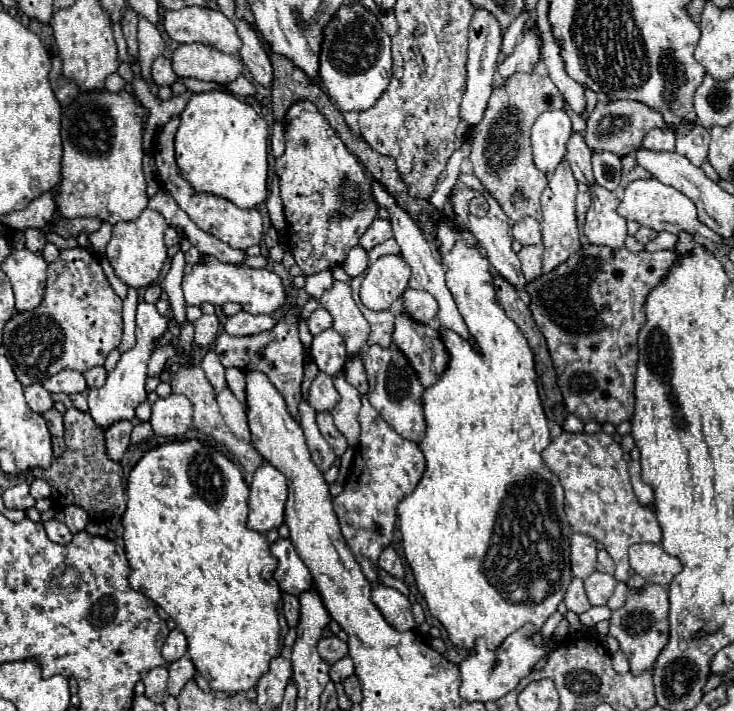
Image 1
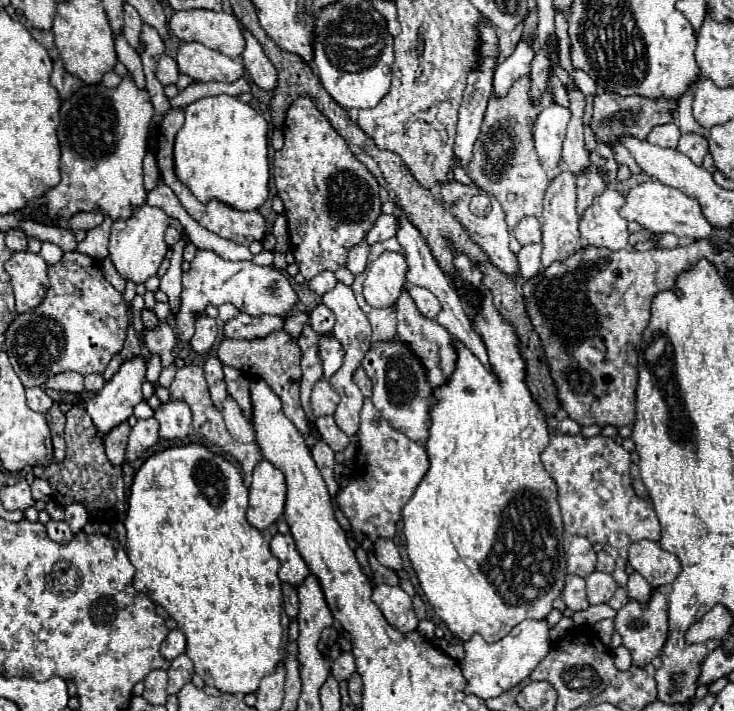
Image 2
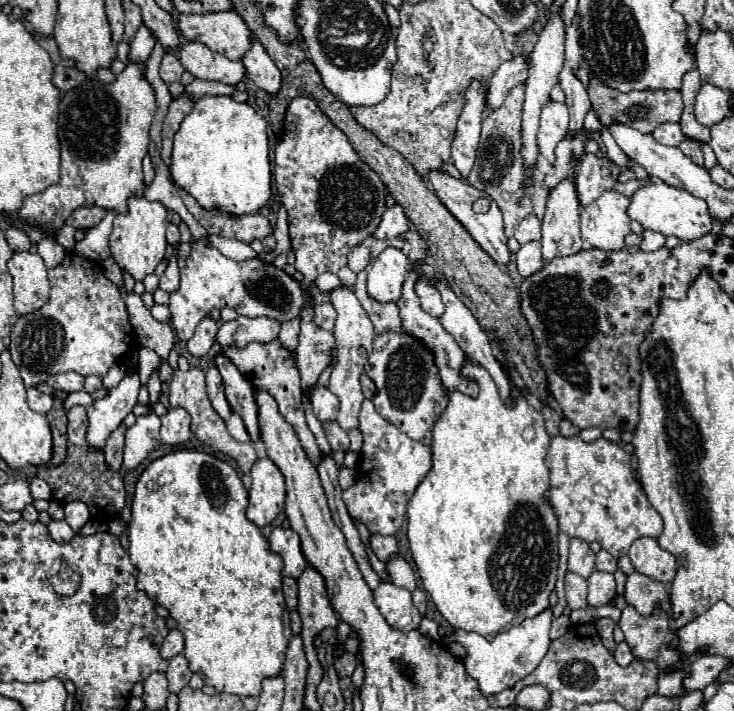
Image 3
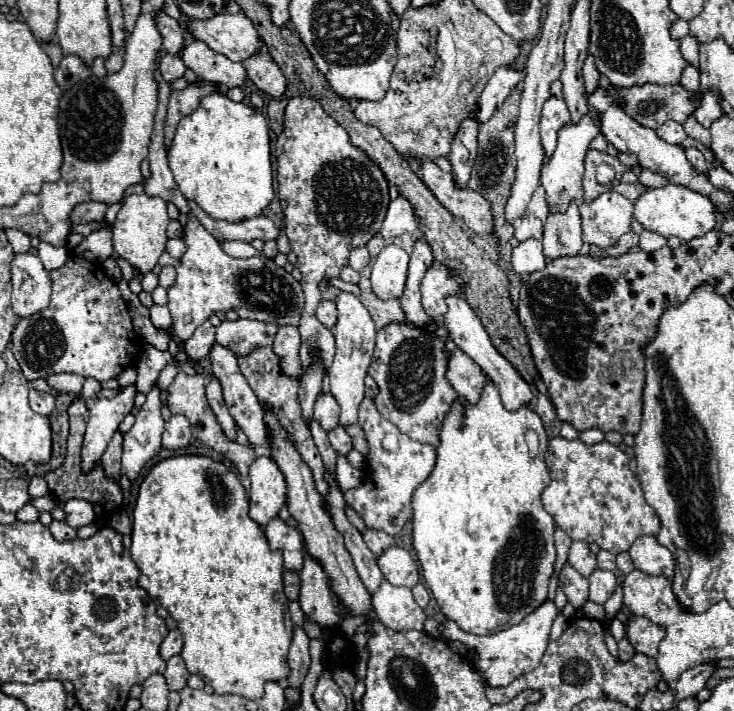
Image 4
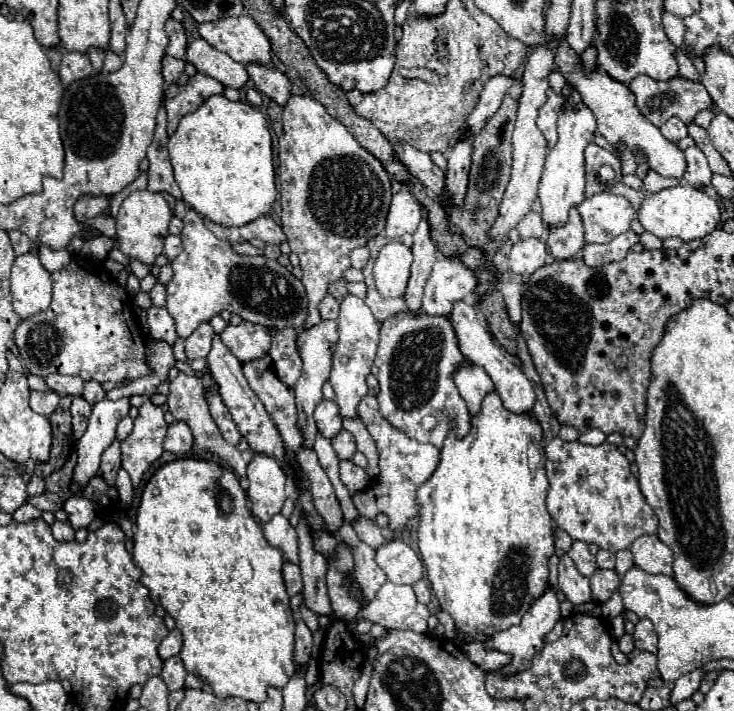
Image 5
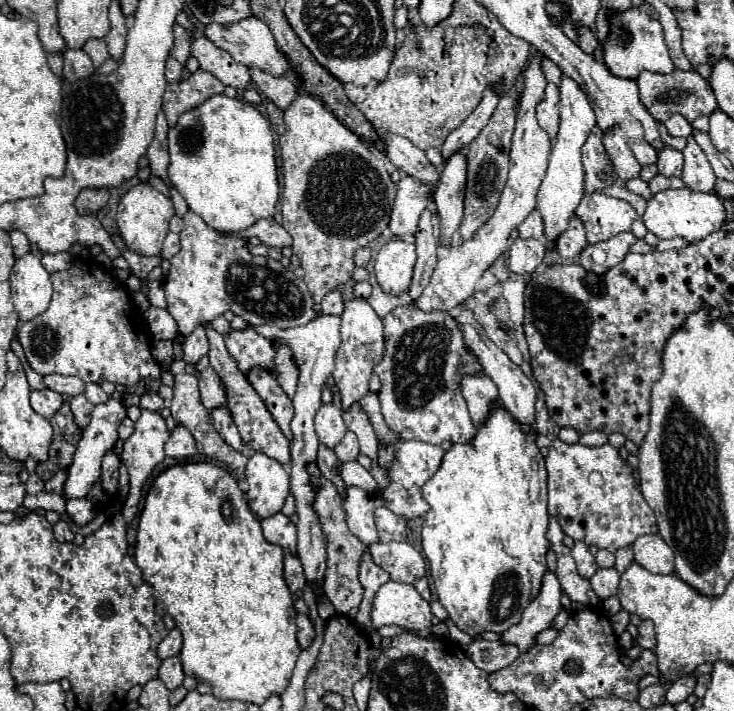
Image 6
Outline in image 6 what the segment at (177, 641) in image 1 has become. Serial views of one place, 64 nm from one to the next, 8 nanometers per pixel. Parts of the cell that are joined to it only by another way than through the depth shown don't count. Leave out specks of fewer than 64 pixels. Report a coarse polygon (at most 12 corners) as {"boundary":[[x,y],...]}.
{"boundary":[[178,628],[158,646],[158,658],[176,656],[182,648],[182,634]]}

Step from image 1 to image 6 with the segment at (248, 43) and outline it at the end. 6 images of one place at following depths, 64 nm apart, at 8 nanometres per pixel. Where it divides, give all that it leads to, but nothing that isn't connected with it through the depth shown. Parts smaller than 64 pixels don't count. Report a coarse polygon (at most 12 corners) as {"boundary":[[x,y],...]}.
{"boundary":[[250,68],[252,82],[282,110],[298,96],[288,76]]}

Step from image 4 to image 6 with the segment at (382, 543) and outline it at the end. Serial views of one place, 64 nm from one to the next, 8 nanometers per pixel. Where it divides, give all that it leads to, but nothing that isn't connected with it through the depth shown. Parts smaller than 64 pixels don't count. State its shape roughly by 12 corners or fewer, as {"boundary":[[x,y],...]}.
{"boundary":[[348,488],[346,524],[366,546],[380,542],[374,496]]}

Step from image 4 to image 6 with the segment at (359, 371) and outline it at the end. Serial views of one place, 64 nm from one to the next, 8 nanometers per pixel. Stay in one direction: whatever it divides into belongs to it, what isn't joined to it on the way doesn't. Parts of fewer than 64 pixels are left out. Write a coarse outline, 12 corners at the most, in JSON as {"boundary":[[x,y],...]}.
{"boundary":[[366,300],[344,304],[332,380],[342,408],[368,394],[384,352]]}

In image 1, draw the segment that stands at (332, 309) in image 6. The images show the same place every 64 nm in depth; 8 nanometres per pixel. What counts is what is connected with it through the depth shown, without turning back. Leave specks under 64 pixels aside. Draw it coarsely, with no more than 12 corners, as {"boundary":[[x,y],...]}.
{"boundary":[[324,308],[312,312],[308,328],[312,336],[332,326]]}

